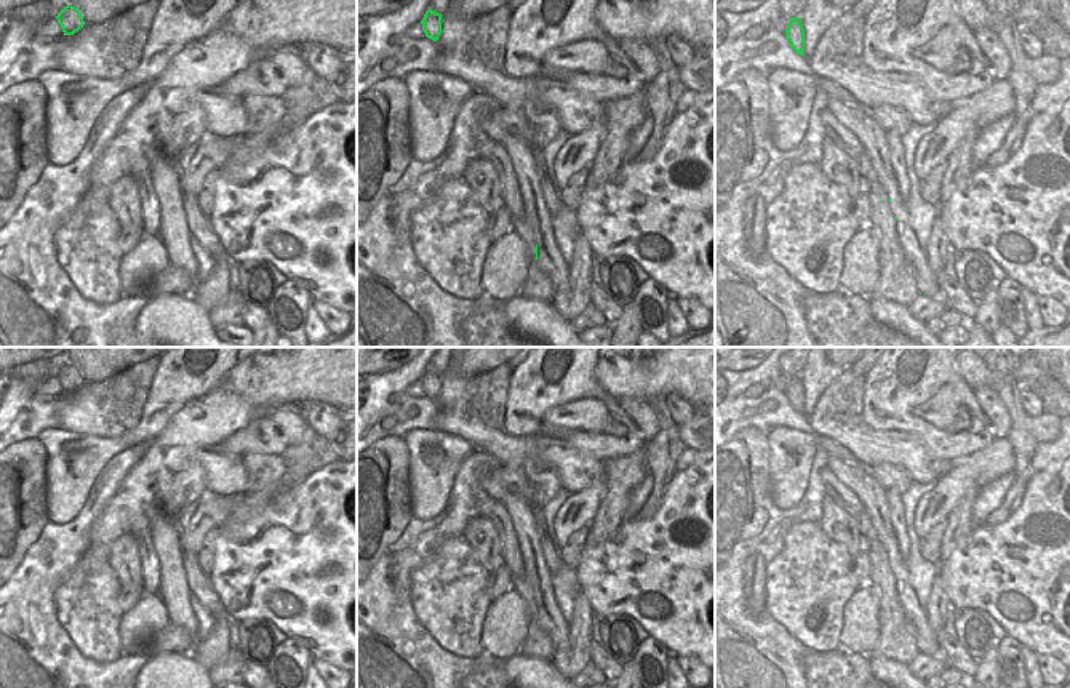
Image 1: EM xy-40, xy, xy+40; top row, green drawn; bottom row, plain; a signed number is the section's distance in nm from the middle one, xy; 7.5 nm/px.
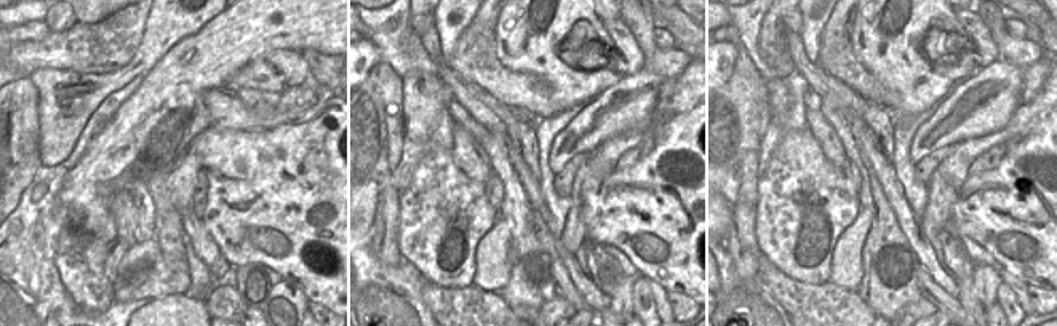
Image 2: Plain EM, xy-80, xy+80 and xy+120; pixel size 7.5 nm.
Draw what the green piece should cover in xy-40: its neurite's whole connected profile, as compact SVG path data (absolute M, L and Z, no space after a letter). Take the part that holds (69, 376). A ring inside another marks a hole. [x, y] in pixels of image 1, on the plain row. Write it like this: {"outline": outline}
{"outline": "M72 363L64 365L58 371L56 378L58 378L64 394L74 394L85 384L85 379L83 379L78 366L72 365Z"}

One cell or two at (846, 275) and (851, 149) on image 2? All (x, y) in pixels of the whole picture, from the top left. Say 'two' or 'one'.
two

